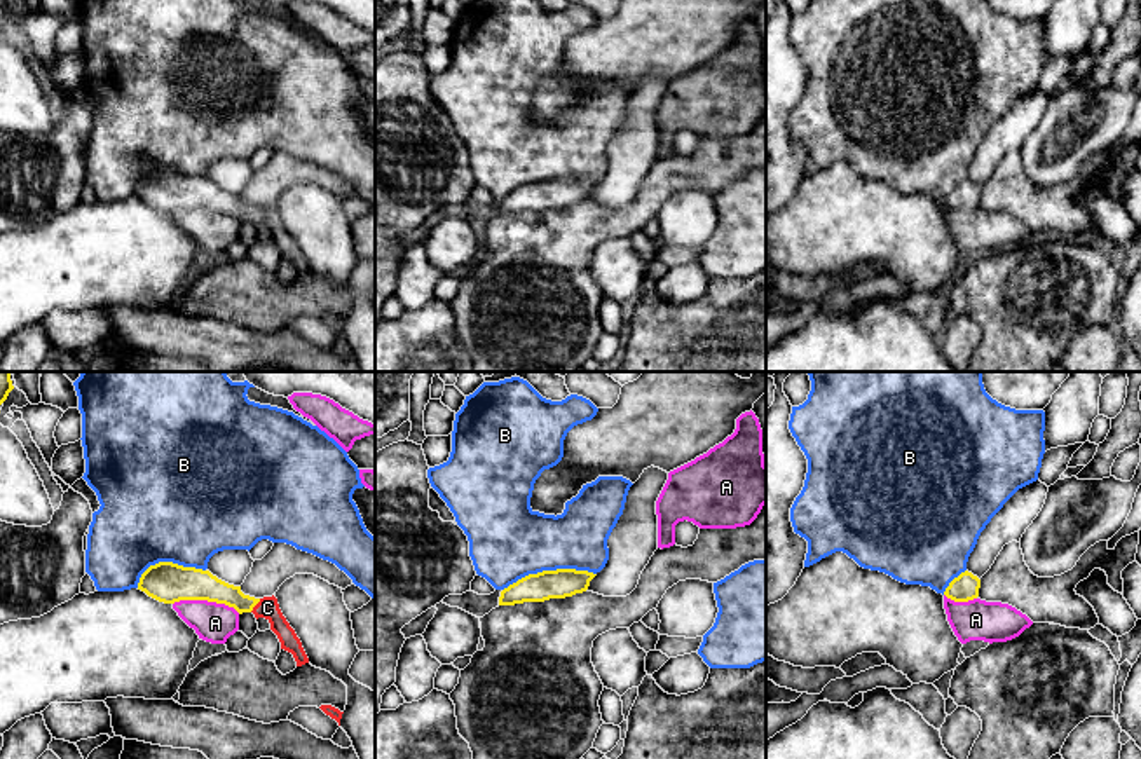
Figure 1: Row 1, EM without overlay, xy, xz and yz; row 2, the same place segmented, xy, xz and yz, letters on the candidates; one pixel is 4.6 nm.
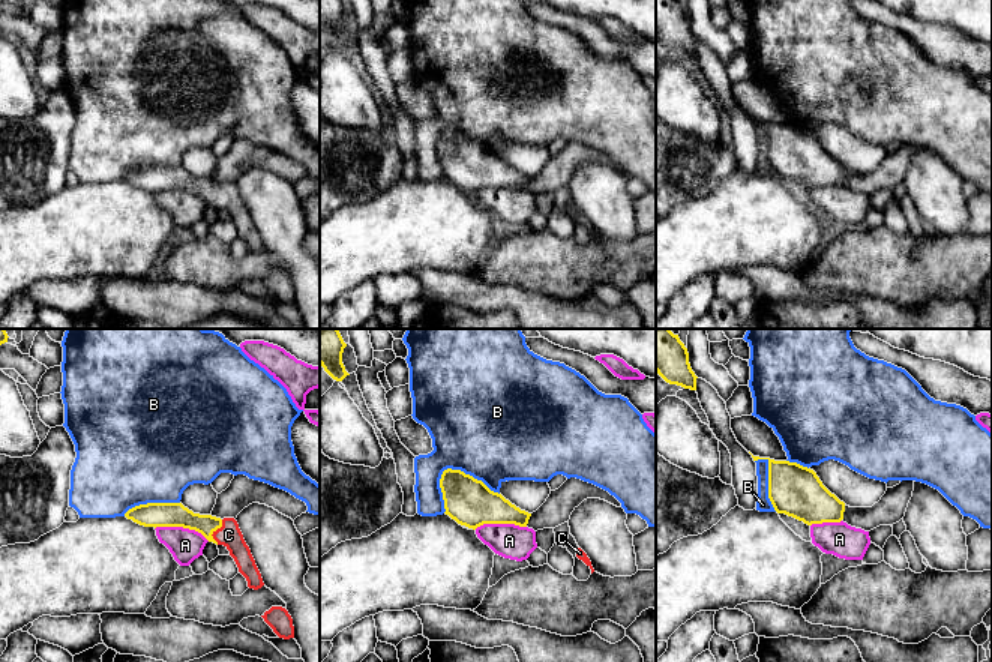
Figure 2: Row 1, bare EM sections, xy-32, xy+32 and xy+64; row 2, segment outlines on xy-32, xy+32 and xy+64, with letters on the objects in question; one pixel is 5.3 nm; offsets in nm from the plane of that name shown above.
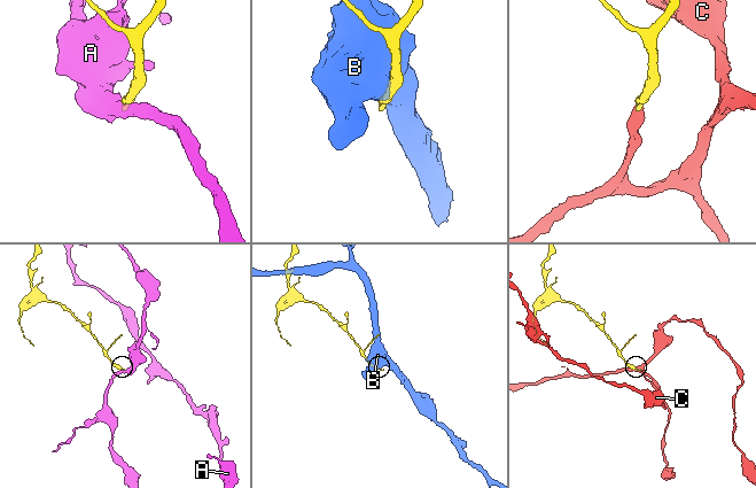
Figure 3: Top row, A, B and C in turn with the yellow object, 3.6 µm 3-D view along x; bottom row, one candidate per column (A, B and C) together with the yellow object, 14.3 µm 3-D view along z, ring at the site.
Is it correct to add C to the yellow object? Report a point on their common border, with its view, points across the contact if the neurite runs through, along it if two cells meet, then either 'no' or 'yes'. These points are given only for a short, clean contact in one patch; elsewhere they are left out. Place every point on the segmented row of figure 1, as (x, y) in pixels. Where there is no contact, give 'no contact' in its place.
xy (255, 604) | across xy (204, 587), (255, 604), (267, 608) | yes

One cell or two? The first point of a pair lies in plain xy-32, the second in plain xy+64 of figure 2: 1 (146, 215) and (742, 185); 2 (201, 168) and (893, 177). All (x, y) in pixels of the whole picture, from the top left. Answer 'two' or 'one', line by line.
1: one
2: two

